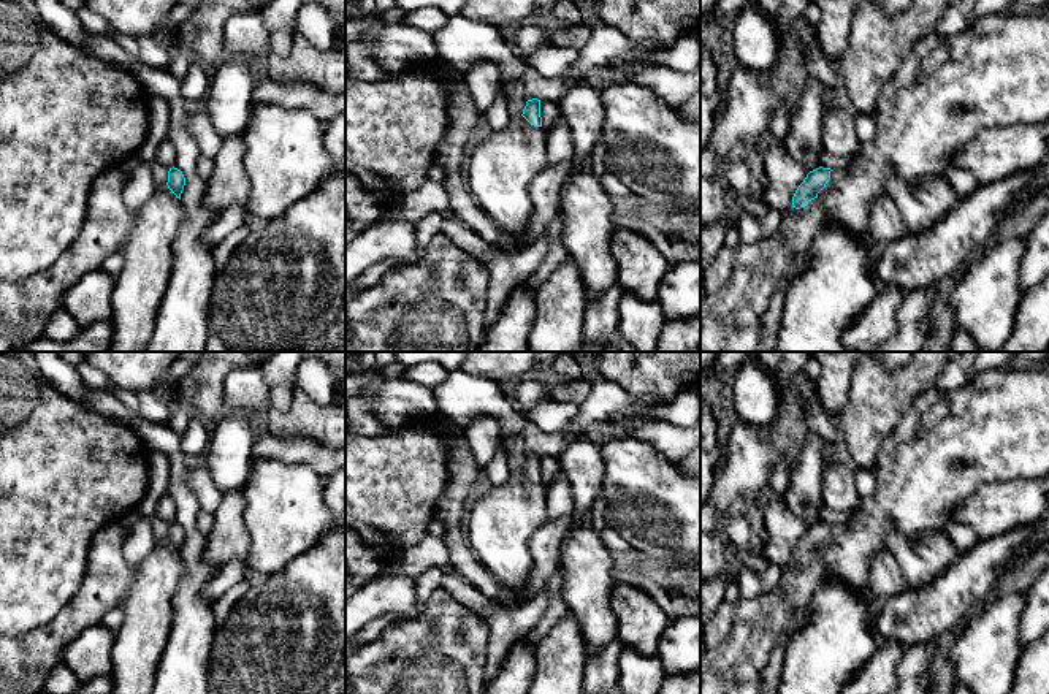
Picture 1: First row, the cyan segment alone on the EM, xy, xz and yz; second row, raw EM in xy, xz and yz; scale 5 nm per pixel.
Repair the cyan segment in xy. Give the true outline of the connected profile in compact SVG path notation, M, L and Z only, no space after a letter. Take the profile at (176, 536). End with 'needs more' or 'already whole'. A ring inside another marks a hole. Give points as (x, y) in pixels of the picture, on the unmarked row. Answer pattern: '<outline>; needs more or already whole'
M170 523L168 537L155 545L149 556L135 569L133 582L120 604L122 626L113 645L113 694L151 694L155 672L170 637L174 618L173 599L184 577L181 548L185 532L181 524Z; needs more

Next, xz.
M540 455L526 456L523 469L501 486L482 486L469 502L466 536L504 594L520 596L532 572L529 540L548 521Z; needs more

